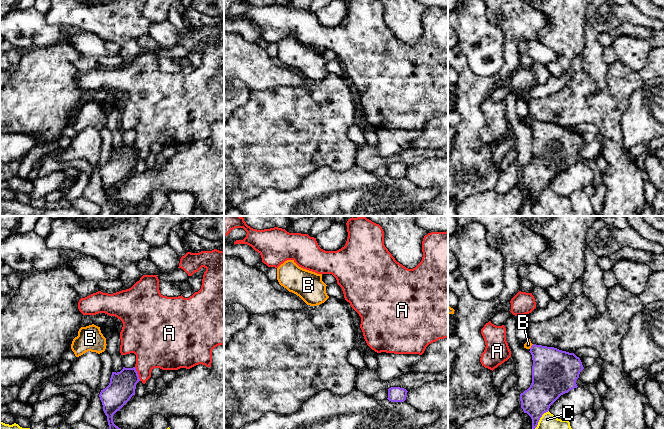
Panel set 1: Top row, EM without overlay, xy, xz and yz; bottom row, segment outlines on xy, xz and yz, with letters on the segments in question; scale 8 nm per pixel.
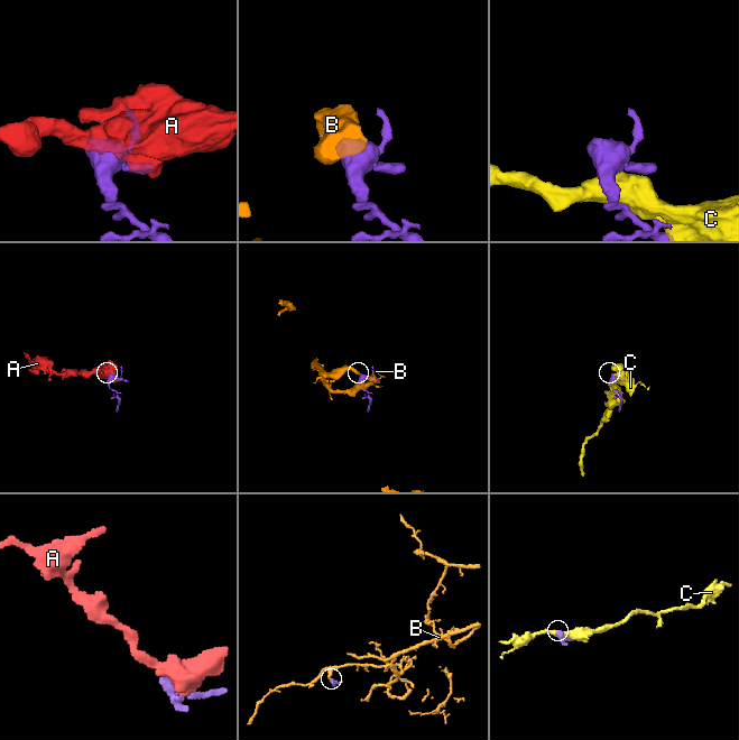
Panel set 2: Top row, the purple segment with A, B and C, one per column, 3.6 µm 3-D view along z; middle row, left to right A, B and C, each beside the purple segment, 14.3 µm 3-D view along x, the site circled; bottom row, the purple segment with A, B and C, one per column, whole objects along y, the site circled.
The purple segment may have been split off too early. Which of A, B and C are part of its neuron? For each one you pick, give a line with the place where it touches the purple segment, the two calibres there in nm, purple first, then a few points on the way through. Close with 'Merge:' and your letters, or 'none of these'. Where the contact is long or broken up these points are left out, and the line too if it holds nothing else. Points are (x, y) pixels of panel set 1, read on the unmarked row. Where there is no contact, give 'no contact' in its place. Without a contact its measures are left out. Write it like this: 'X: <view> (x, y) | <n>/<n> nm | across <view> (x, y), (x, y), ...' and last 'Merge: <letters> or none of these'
B: yz (531, 122) | 320/60 nm | across yz (552, 145), (531, 122), (528, 120)
Merge: B

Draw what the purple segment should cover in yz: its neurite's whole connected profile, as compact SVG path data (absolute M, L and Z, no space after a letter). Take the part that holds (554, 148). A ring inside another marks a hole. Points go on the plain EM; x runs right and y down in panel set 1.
M529 114L524 124L532 131L532 159L520 170L520 177L535 205L542 191L561 171L578 163L576 156L584 143L574 129L532 120Z

